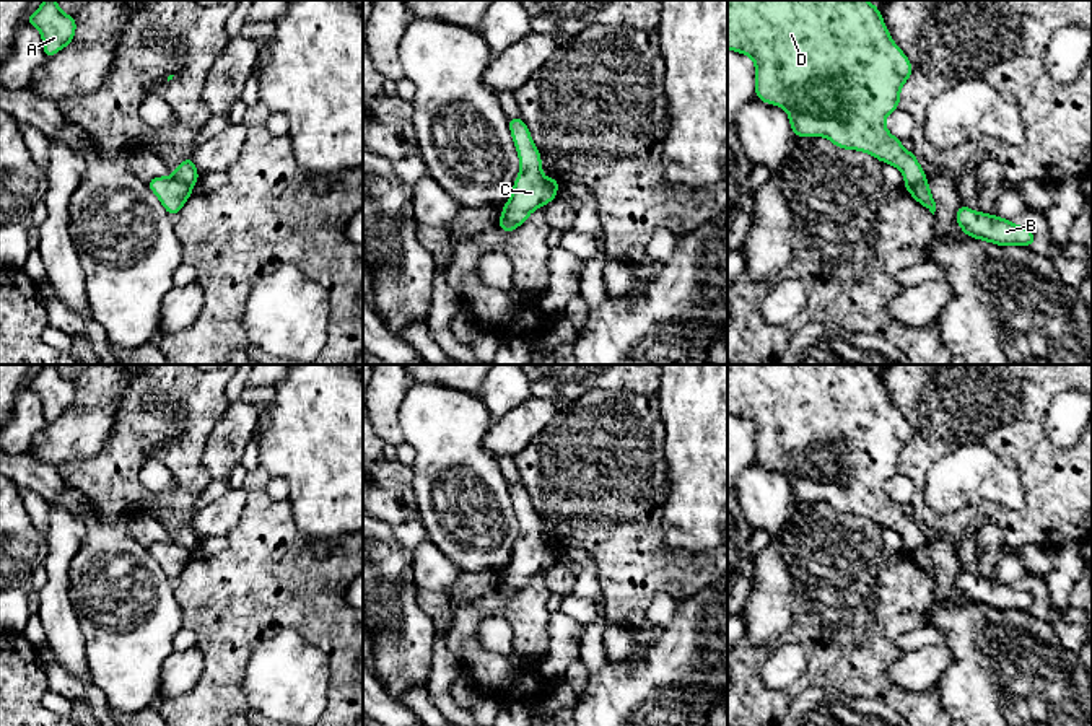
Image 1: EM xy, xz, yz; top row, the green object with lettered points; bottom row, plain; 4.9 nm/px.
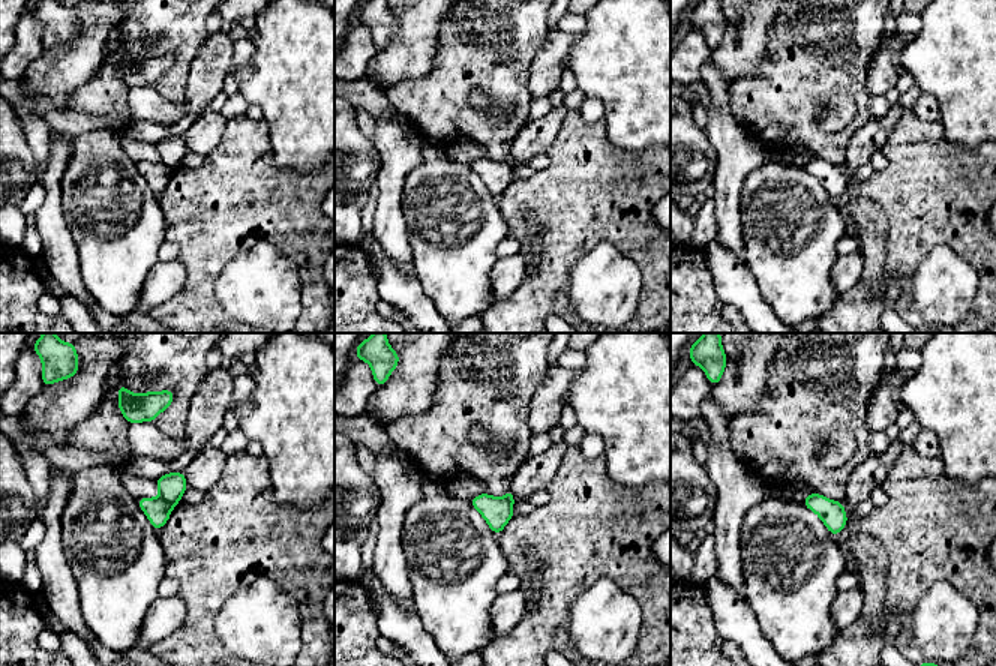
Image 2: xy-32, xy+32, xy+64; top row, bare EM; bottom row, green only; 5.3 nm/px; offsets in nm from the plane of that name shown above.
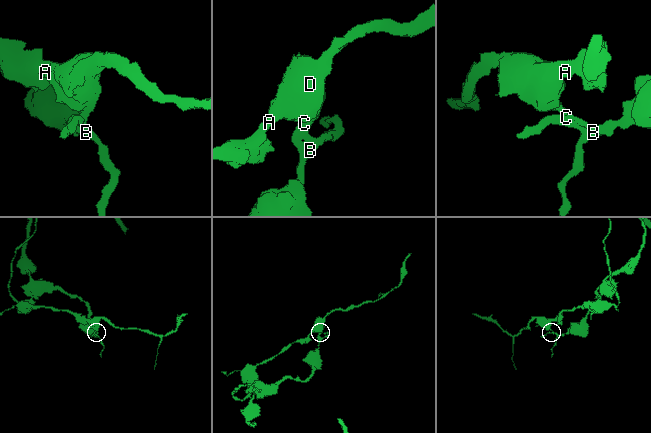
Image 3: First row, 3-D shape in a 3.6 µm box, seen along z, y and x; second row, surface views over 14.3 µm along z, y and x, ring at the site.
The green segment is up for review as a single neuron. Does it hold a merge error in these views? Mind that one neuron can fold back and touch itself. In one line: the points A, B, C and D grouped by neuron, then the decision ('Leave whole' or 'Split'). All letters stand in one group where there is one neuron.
Groups: A D / B C. Split

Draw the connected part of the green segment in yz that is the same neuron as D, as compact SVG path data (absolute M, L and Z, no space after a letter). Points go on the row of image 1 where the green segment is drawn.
M727 0L727 49L749 55L755 65L755 96L773 106L780 106L788 112L794 137L825 137L835 147L843 150L858 150L872 155L882 163L895 166L905 179L905 186L915 186L926 181L926 174L913 151L906 151L902 140L893 137L885 119L898 109L902 86L913 73L913 65L903 50L893 42L879 7L867 0Z

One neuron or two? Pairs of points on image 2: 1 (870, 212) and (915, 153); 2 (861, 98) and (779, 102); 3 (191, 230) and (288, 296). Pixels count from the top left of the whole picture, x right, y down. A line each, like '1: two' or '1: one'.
1: two
2: one
3: two

